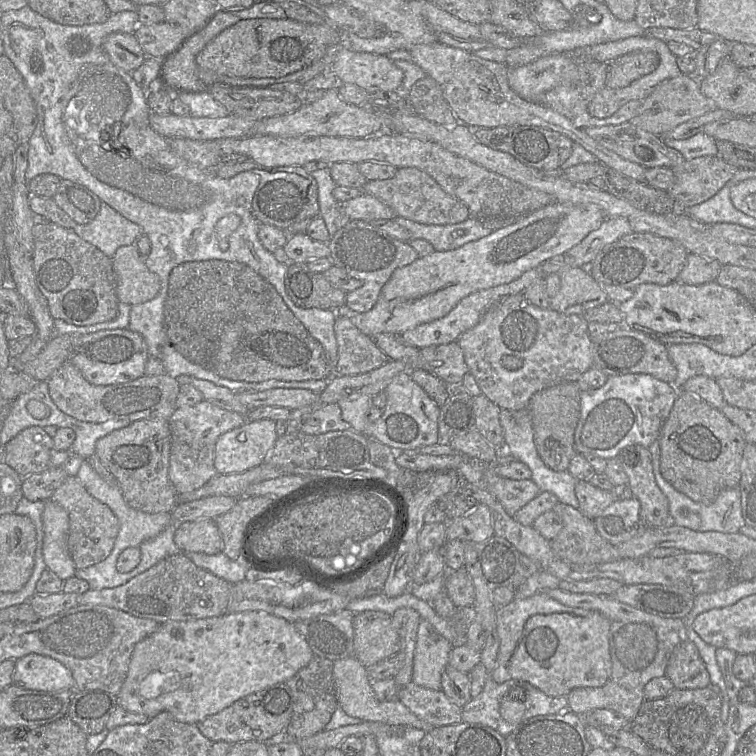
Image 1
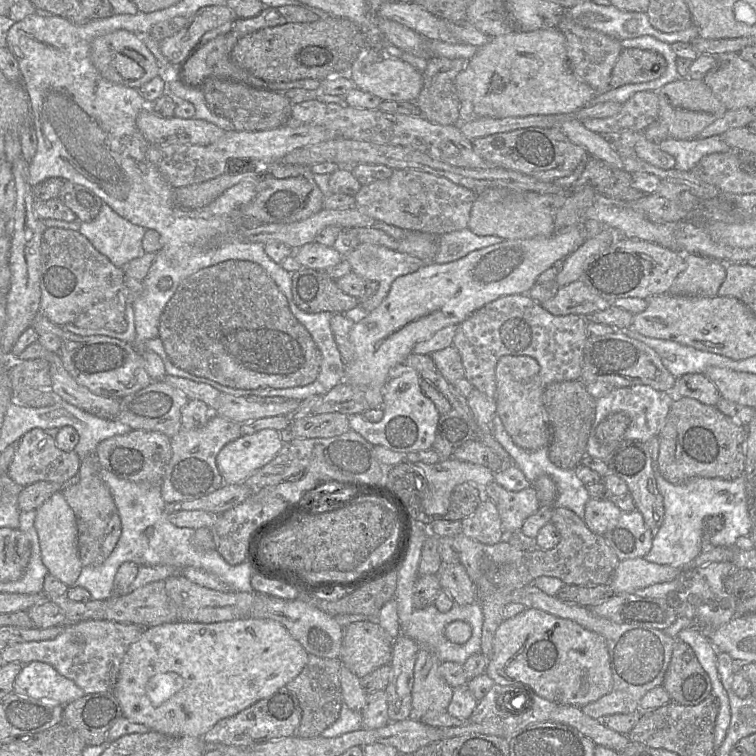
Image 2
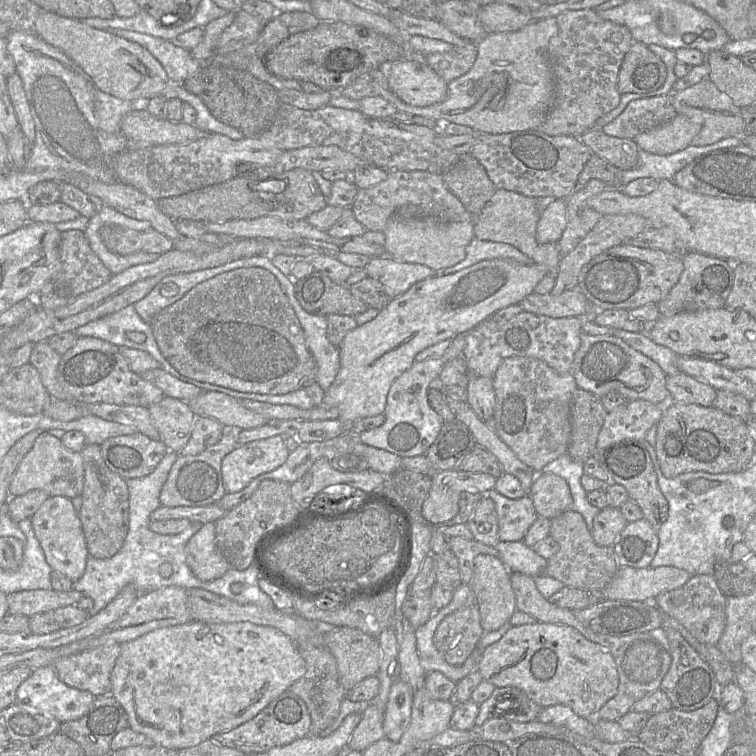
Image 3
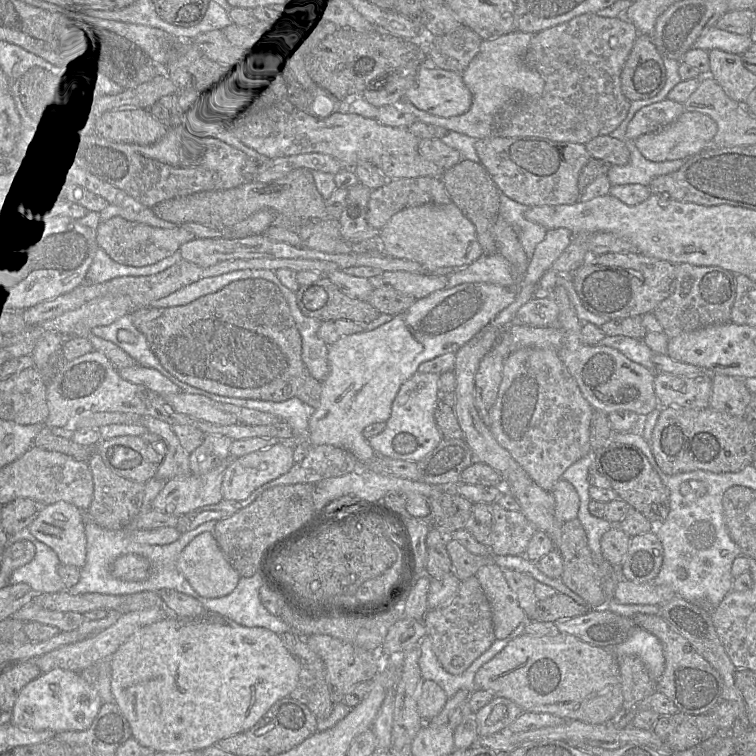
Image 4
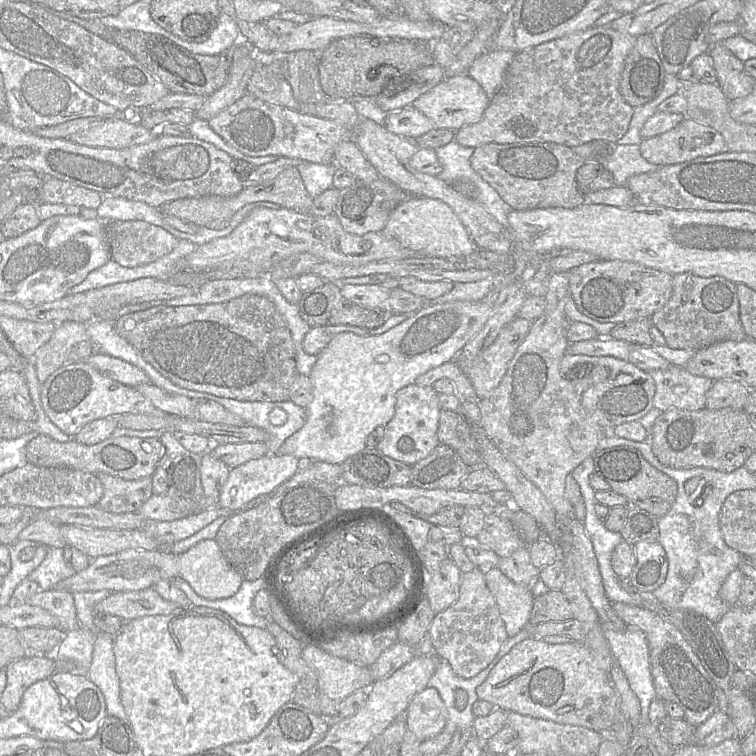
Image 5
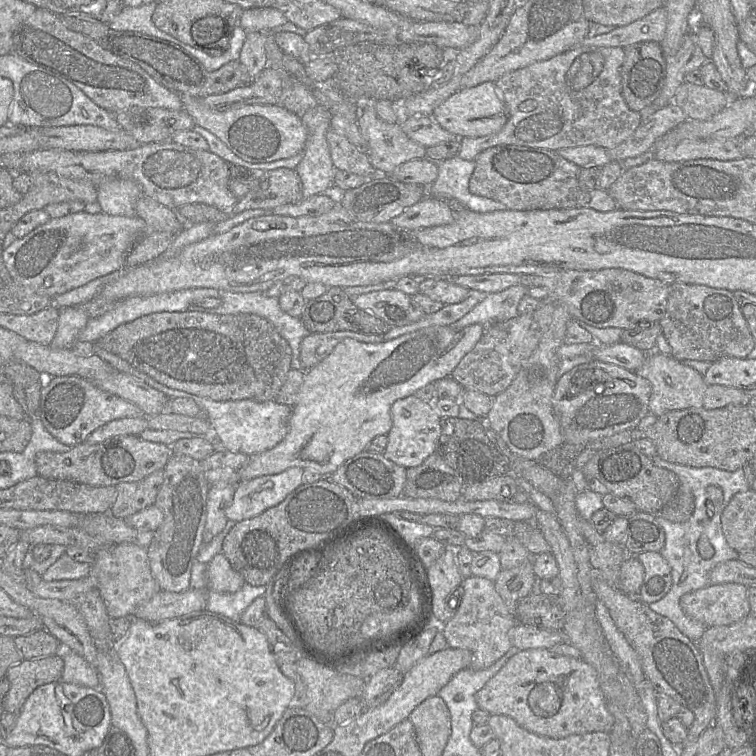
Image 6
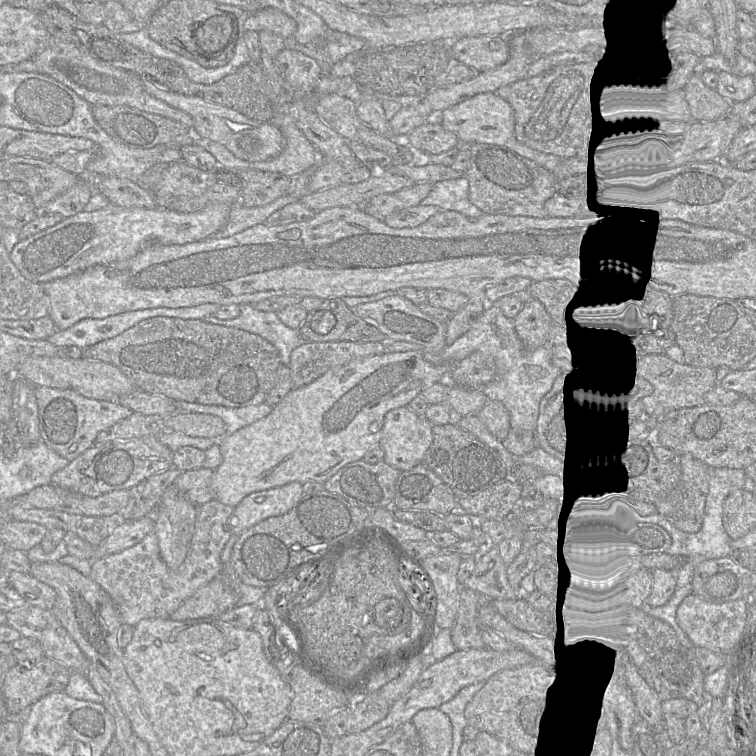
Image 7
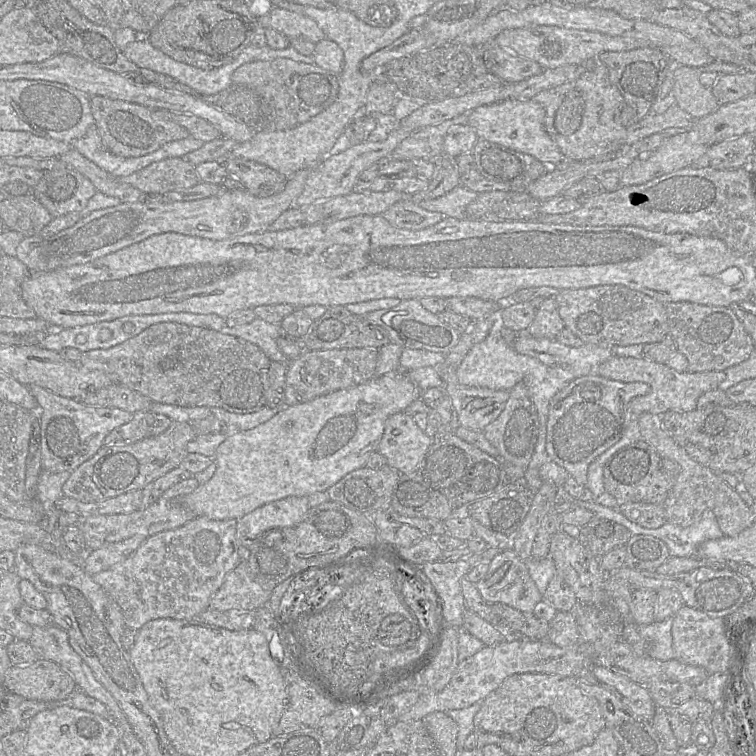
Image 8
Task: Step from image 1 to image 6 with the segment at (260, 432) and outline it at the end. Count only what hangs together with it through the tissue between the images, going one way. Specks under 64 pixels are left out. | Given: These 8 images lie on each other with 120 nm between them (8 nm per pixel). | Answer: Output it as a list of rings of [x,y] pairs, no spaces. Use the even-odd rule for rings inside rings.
[[[291,467],[281,473],[265,475],[236,484],[232,504],[226,517],[236,523],[260,515],[281,503],[303,484],[303,469]]]

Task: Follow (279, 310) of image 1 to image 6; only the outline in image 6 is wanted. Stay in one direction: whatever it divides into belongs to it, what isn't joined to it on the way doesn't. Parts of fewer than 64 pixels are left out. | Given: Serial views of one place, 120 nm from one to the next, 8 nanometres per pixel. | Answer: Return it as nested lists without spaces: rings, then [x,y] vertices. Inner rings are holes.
[[[157,312],[118,326],[94,344],[121,357],[167,387],[215,401],[274,401],[291,370],[292,361],[291,347],[274,325],[266,318],[251,313]]]

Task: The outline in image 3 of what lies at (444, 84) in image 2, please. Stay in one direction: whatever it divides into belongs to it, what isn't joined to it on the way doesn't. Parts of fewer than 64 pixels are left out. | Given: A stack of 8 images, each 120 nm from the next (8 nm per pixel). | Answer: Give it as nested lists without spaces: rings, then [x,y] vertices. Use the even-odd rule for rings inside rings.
[[[469,41],[464,46],[455,46],[446,53],[426,55],[427,64],[447,83],[467,73],[477,56],[476,42]]]

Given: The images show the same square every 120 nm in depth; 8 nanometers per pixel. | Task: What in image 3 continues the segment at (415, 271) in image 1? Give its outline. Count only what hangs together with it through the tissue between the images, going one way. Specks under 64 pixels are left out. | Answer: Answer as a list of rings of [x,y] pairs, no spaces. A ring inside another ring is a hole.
[[[496,258],[415,283],[404,294],[392,299],[374,319],[346,334],[339,346],[339,372],[325,392],[322,406],[338,409],[339,420],[346,431],[359,419],[384,414],[392,383],[413,365],[420,351],[453,339],[496,311],[518,304],[534,293],[545,275],[547,270],[542,265]]]

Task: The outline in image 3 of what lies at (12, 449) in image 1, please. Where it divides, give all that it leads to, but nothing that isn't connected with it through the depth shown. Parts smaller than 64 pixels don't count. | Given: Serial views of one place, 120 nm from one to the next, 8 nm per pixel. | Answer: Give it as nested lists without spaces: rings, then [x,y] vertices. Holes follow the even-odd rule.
[[[41,432],[31,449],[20,461],[8,488],[10,497],[40,489],[49,496],[80,497],[84,486],[84,465],[81,452],[67,449],[60,439]]]

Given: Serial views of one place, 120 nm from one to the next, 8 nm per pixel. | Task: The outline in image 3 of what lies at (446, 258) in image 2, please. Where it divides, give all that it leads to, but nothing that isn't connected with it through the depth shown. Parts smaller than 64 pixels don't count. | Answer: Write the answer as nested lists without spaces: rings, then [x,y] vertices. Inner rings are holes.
[[[474,237],[466,247],[464,260],[454,266],[436,271],[436,275],[442,276],[455,273],[470,267],[480,261],[496,258],[509,258],[521,264],[533,264],[534,261],[514,246],[502,242],[483,241]]]

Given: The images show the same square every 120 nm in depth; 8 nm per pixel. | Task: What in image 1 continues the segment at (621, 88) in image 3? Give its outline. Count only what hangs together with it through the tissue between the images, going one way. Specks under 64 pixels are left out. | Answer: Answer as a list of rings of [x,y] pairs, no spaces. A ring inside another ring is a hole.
[[[633,51],[609,63],[606,88],[622,88],[652,73],[659,66],[660,57],[653,51]]]

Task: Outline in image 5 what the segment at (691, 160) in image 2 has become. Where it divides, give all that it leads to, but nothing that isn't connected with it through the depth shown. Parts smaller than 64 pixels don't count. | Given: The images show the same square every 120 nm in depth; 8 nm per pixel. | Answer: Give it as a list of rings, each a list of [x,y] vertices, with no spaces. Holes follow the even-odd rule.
[[[614,144],[609,155],[599,161],[612,173],[615,186],[626,186],[632,176],[653,172],[660,167],[643,157],[637,144]]]

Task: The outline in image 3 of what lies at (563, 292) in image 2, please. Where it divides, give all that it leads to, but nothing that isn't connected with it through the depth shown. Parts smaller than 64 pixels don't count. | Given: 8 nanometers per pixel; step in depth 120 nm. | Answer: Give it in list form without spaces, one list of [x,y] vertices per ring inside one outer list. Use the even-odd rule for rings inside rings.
[[[578,286],[558,296],[534,292],[518,305],[526,312],[552,318],[579,317],[592,310],[592,305]]]

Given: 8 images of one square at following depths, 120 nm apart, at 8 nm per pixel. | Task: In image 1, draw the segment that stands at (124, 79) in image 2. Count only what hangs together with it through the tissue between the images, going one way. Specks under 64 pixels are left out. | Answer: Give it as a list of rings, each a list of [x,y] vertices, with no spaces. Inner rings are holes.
[[[114,32],[103,41],[103,49],[117,67],[131,73],[148,57],[133,33]]]

